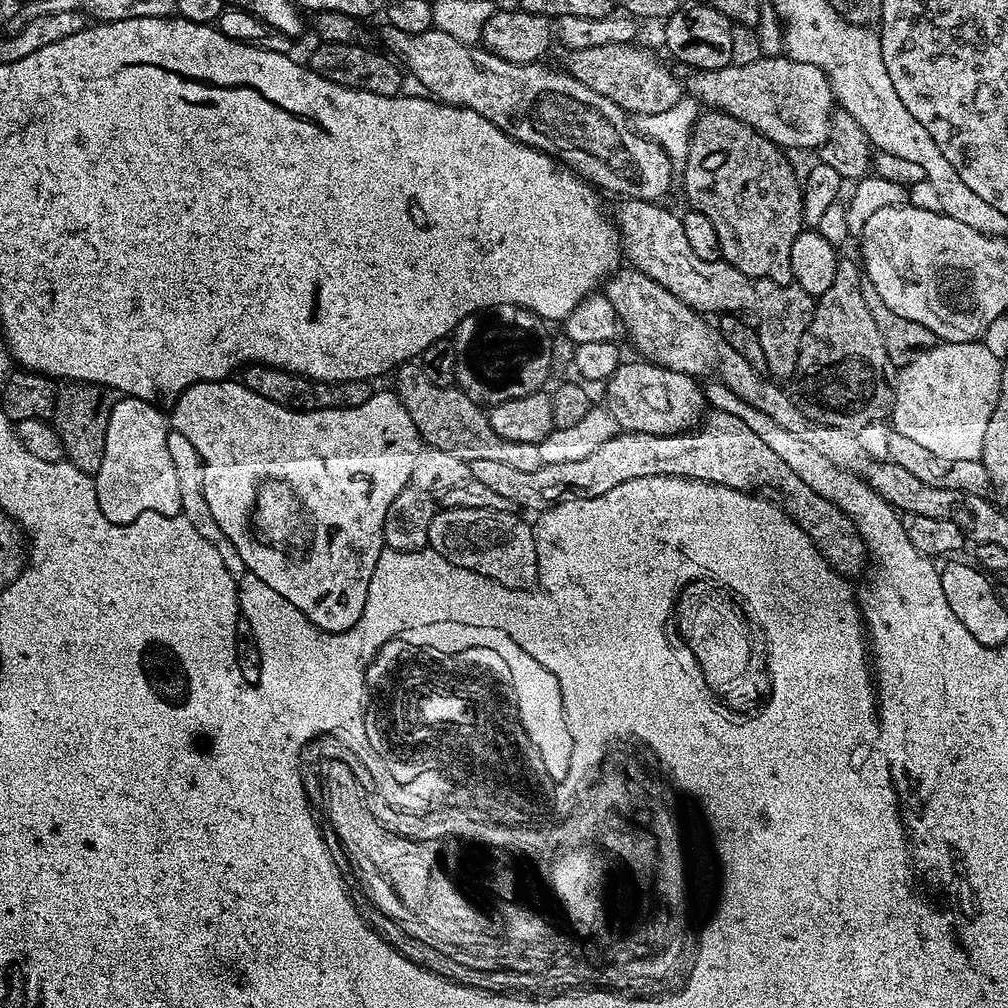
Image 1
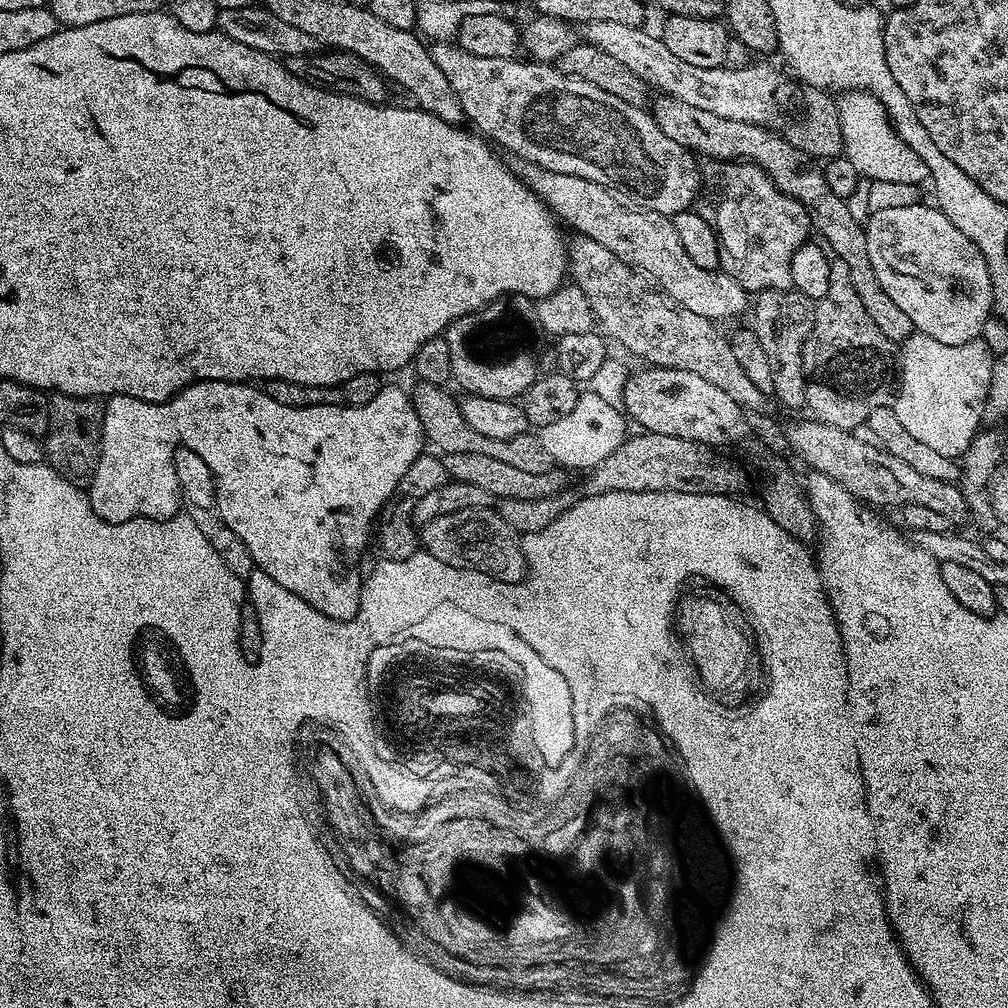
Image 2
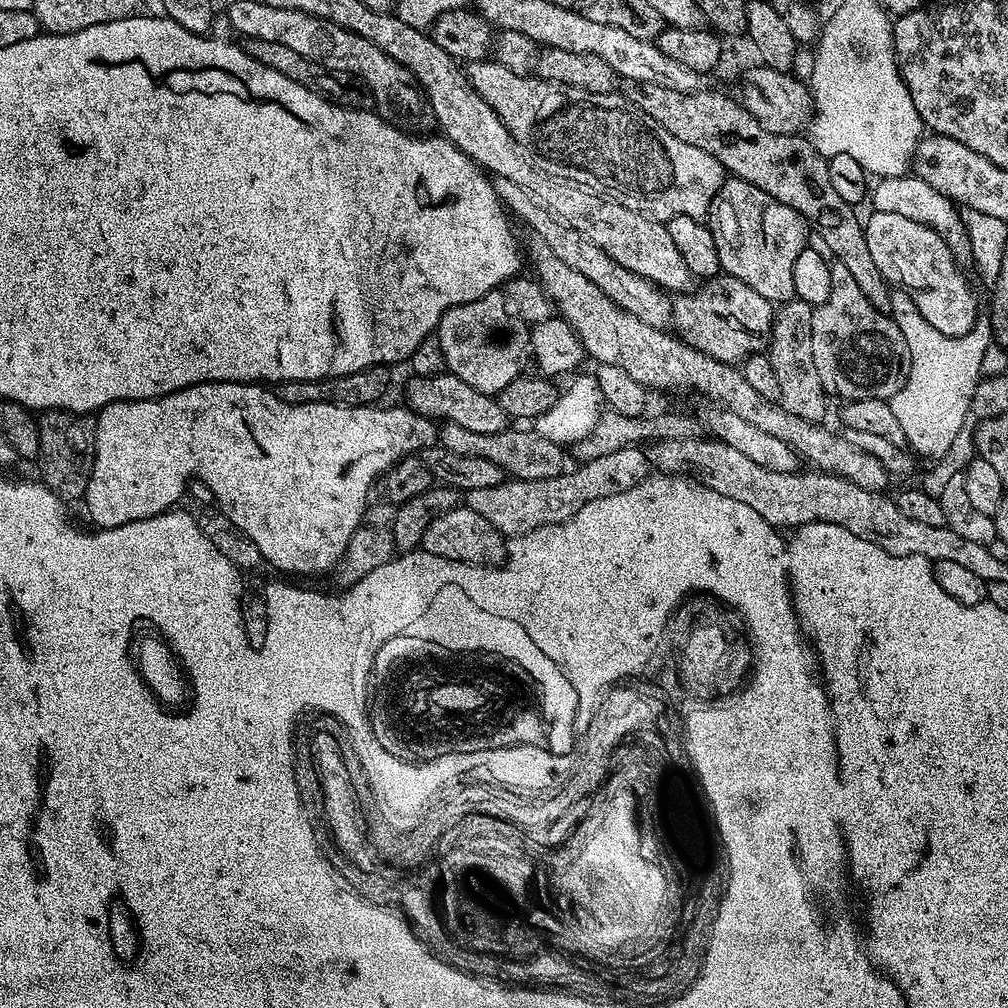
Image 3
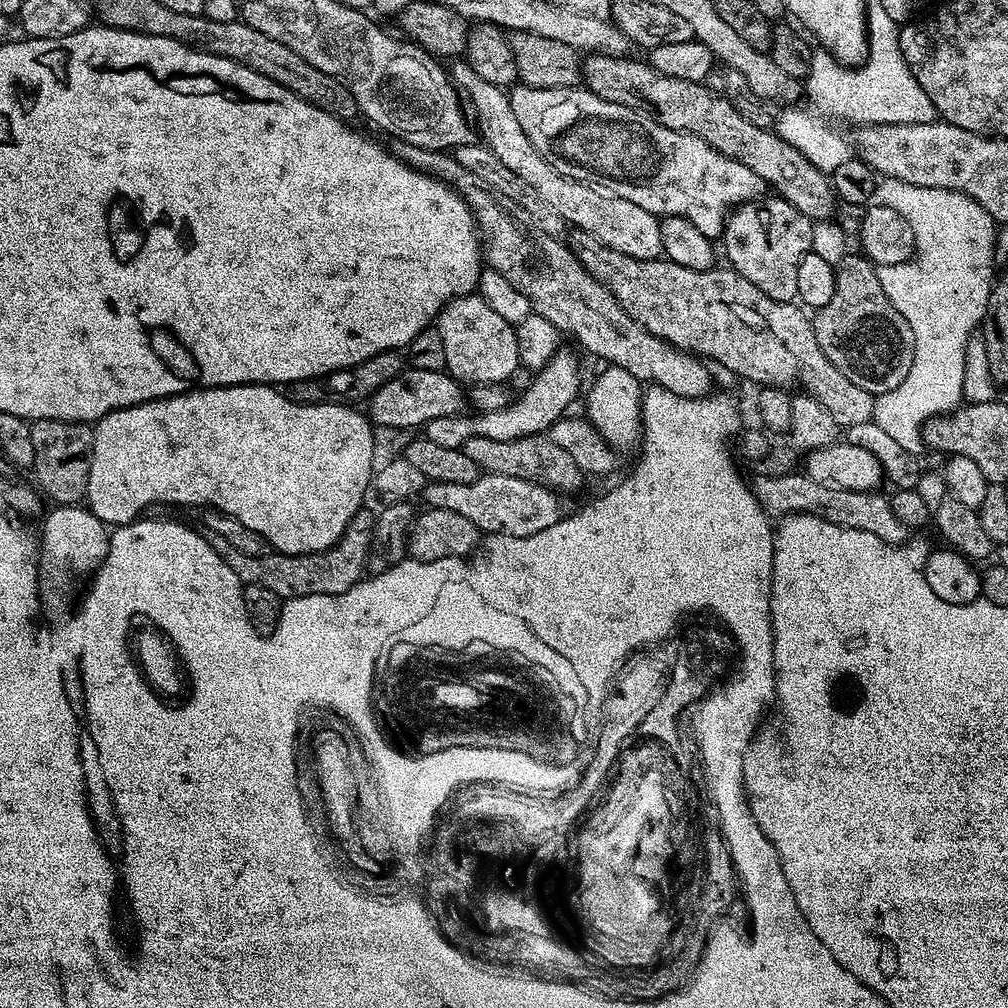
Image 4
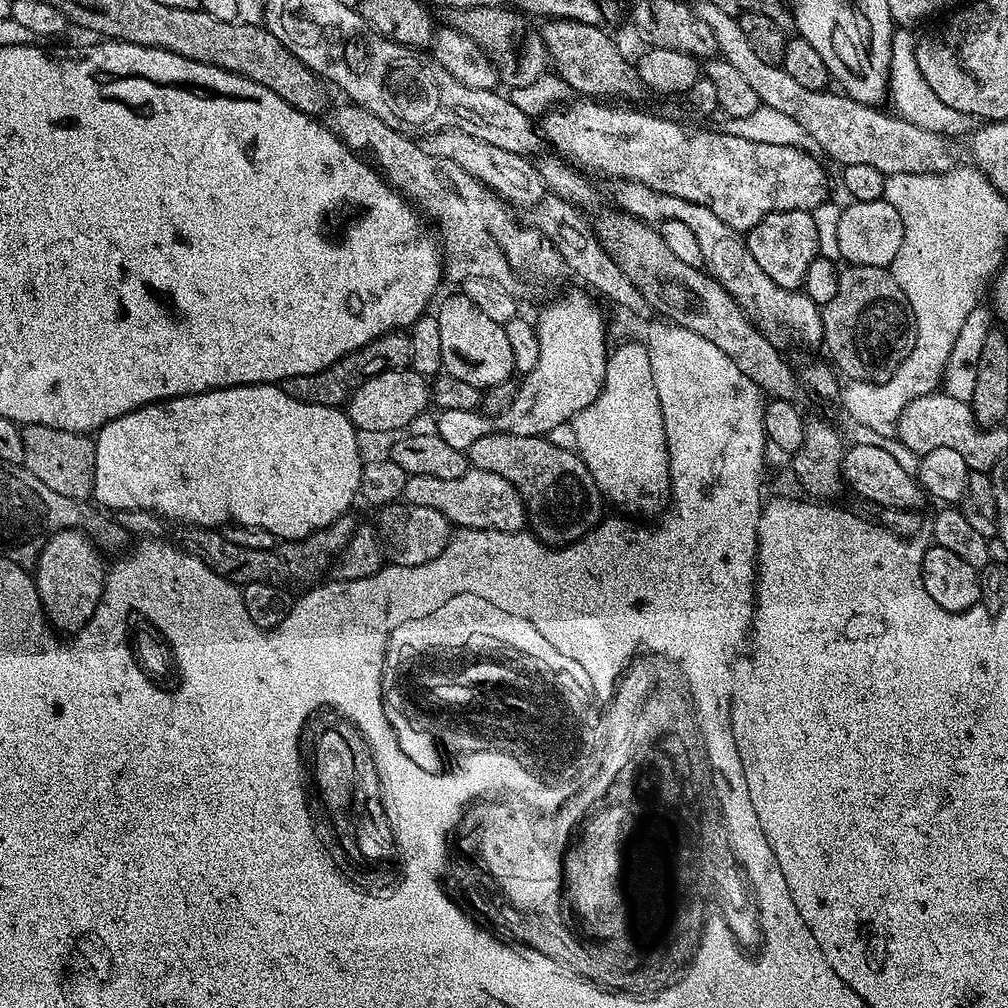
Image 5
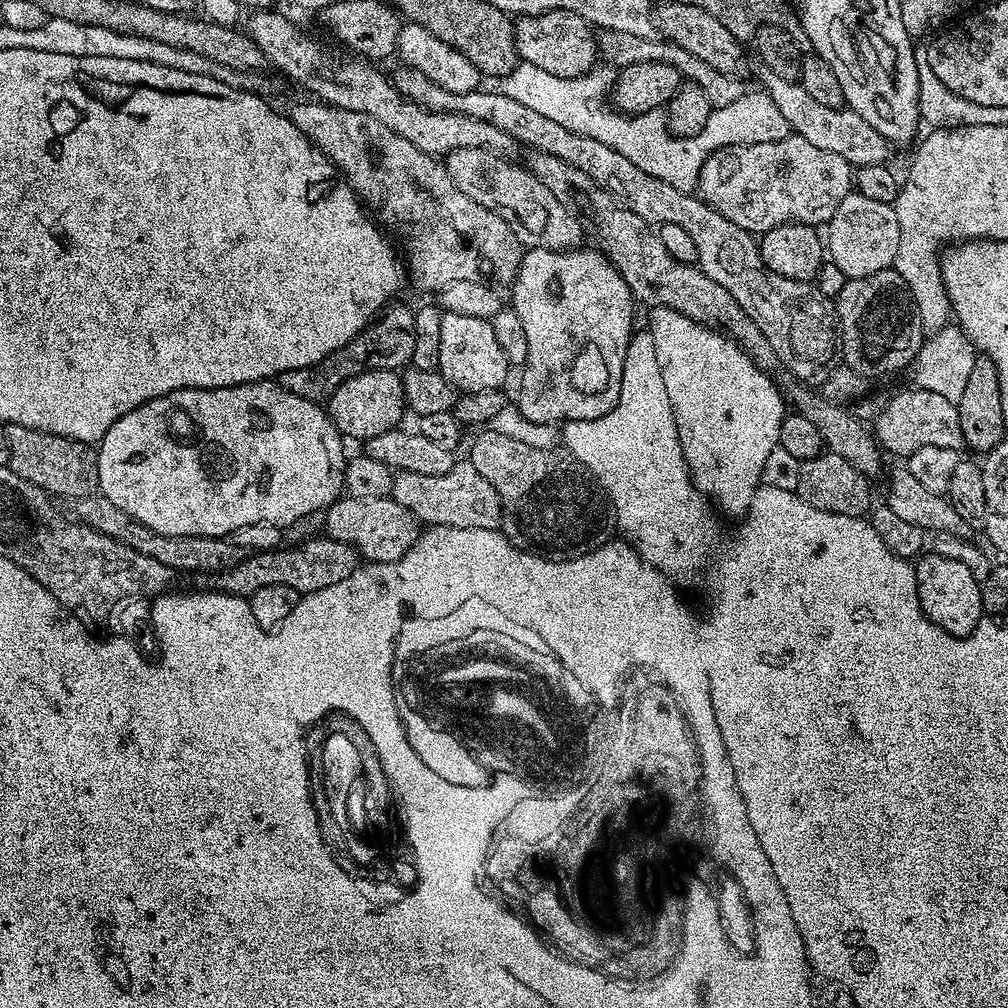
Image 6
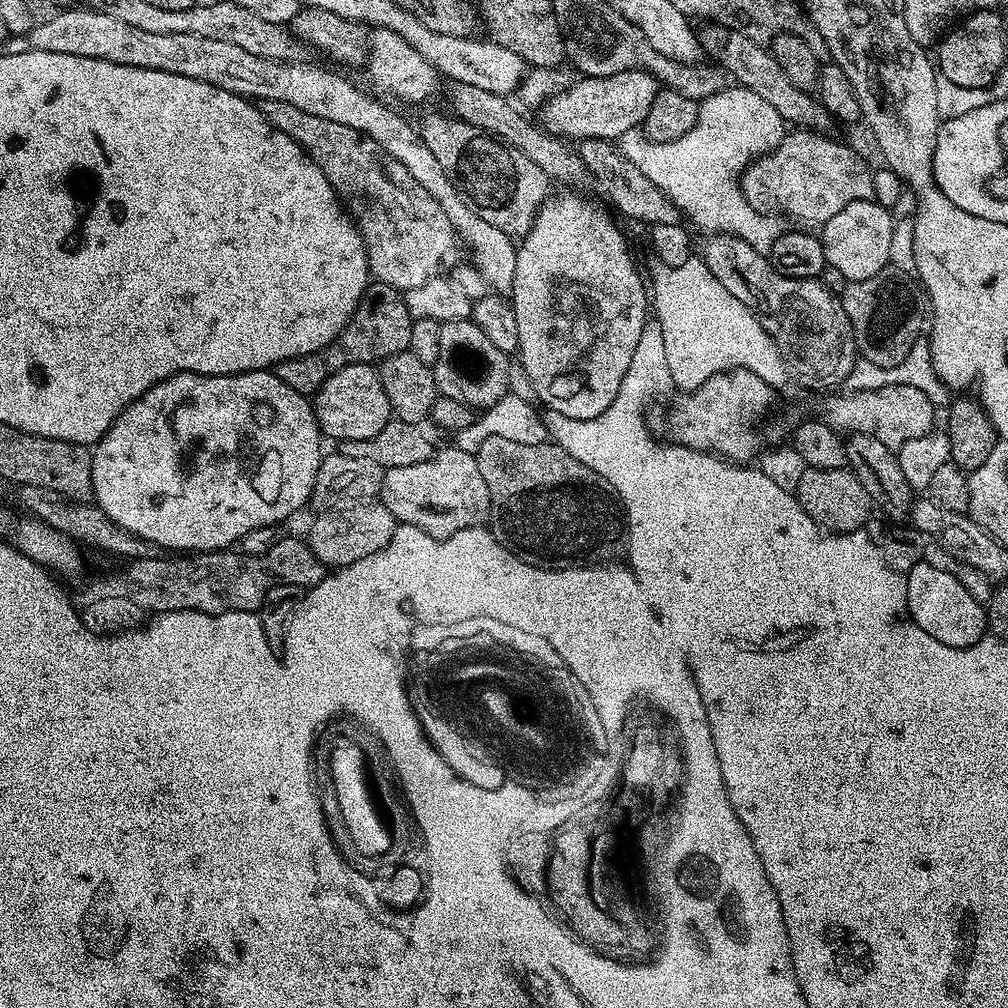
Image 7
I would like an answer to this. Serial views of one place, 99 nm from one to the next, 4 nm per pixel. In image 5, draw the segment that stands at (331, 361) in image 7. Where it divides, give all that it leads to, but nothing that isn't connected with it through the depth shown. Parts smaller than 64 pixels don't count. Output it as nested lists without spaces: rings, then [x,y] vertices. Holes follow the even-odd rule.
[[[397,330],[371,340],[366,346],[346,354],[338,362],[334,362],[326,370],[314,374],[302,374],[283,381],[282,387],[290,398],[298,398],[298,402],[306,402],[314,406],[330,406],[340,408],[347,405],[348,399],[370,378],[395,368],[406,368],[410,365],[410,338],[407,331]]]

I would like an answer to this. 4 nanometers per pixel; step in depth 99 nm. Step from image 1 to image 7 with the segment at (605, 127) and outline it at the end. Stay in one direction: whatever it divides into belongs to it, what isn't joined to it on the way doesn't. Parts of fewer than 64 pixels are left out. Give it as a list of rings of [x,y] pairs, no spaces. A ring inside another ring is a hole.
[[[792,130],[785,135],[784,141],[774,151],[752,161],[739,181],[740,191],[744,193],[747,203],[759,211],[768,214],[775,210],[785,212],[796,220],[805,220],[808,224],[822,226],[842,206],[850,206],[850,202],[872,199],[873,169],[848,144],[839,144],[836,140],[827,140],[827,135],[816,130]]]

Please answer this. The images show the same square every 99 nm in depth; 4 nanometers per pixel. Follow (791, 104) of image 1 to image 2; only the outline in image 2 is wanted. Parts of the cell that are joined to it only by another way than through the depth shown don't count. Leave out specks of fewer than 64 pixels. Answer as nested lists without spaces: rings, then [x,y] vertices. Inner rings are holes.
[[[590,22],[583,25],[582,40],[585,44],[598,46],[606,54],[618,58],[622,66],[638,74],[657,93],[679,98],[690,106],[698,106],[722,118],[734,118],[734,122],[750,122],[765,126],[776,126],[788,104],[788,84],[780,77],[776,68],[768,64],[751,62],[742,69],[728,69],[725,66],[693,66],[683,58],[677,58],[664,45],[659,35],[651,36],[643,27],[622,26],[618,22]]]

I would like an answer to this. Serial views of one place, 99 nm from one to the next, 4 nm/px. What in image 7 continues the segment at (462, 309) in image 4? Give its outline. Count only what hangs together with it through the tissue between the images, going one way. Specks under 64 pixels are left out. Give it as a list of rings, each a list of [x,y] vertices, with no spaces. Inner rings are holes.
[[[446,320],[440,325],[442,335],[438,362],[434,365],[436,391],[454,402],[462,402],[473,410],[487,410],[510,392],[509,353],[498,350],[479,326],[467,320]]]

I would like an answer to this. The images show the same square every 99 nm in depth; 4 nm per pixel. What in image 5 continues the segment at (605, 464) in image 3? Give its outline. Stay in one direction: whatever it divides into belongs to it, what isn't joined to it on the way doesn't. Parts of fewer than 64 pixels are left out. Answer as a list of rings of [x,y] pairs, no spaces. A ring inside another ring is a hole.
[[[469,467],[462,478],[430,478],[429,476],[409,476],[403,499],[414,506],[430,506],[438,510],[457,529],[481,528],[499,532],[518,532],[525,527],[524,503],[502,474],[490,474],[481,468]]]

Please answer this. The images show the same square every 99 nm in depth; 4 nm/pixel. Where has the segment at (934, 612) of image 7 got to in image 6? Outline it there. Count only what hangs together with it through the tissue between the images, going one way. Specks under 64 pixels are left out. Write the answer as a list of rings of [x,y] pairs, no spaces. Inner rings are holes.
[[[928,550],[915,561],[914,567],[920,609],[925,618],[938,625],[943,632],[951,636],[968,636],[985,619],[980,582],[974,580],[974,574],[970,574],[962,562],[942,558],[942,554]]]

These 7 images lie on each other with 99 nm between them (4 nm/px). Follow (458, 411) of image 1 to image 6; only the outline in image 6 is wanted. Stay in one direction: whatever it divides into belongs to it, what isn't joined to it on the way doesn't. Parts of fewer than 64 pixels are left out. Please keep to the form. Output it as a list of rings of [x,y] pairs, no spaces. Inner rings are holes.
[[[489,426],[473,436],[476,437],[473,438],[472,449],[466,456],[467,463],[472,464],[474,470],[478,470],[478,474],[482,474],[486,482],[490,482],[490,486],[494,486],[500,499],[499,531],[516,548],[521,548],[524,552],[538,551],[547,553],[548,556],[568,557],[595,547],[608,536],[612,529],[612,516],[616,513],[614,506],[591,472],[567,450],[540,450],[526,446],[508,435],[495,433]]]

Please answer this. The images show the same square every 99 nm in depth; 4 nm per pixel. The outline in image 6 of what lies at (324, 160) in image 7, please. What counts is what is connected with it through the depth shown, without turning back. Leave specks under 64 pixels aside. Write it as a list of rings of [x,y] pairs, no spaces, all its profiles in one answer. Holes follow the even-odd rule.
[[[323,102],[312,103],[316,104],[296,104],[292,109],[287,109],[286,115],[294,122],[294,126],[298,126],[298,130],[302,130],[302,134],[306,134],[306,138],[311,144],[316,145],[321,152],[328,156],[333,166],[339,170],[340,175],[347,180],[350,187],[356,191],[357,196],[366,205],[367,211],[394,237],[395,243],[402,249],[402,256],[406,261],[407,279],[409,276],[422,291],[432,292],[432,294],[438,294],[441,289],[450,286],[450,282],[487,281],[489,279],[488,275],[493,276],[493,278],[491,277],[493,281],[505,280],[505,282],[511,282],[516,279],[516,272],[520,268],[520,263],[526,251],[524,245],[520,243],[520,239],[510,230],[510,226],[506,221],[498,218],[498,214],[486,210],[486,206],[478,206],[478,202],[474,202],[474,198],[466,198],[466,194],[462,194],[462,190],[458,190],[458,186],[454,186],[447,167],[437,157],[418,150],[418,146],[414,146],[414,142],[406,142],[406,138],[402,138],[402,134],[394,134],[394,130],[390,130],[390,126],[382,126],[382,122],[378,122],[378,118],[370,118],[370,114],[362,114],[361,112],[346,110],[345,108],[336,108],[332,104],[325,104]]]

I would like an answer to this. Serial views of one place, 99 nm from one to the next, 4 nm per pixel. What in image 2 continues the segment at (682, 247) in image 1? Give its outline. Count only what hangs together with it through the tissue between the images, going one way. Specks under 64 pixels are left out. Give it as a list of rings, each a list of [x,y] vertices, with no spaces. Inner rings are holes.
[[[527,162],[517,165],[514,168],[516,175],[530,190],[534,190],[534,194],[538,194],[538,198],[543,200],[563,223],[565,220],[573,228],[573,233],[594,238],[594,242],[606,246],[610,254],[618,254],[622,262],[655,280],[682,308],[691,310],[694,314],[702,314],[702,318],[713,322],[740,316],[744,311],[745,315],[749,311],[750,294],[746,289],[722,270],[702,270],[702,266],[697,266],[687,256],[686,250],[682,250],[678,230],[674,230],[669,217],[629,206],[623,199],[618,198],[615,192],[609,192],[601,184],[595,184],[586,178],[558,174]]]

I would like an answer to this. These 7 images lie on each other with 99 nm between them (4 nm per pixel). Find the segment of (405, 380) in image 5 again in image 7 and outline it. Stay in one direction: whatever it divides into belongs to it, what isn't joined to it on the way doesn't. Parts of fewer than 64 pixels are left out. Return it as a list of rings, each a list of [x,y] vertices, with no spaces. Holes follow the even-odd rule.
[[[371,364],[346,366],[330,374],[330,378],[326,378],[324,385],[316,391],[314,407],[321,433],[333,442],[374,438],[374,434],[393,419],[390,398],[386,398],[386,390],[382,390],[380,373]]]

